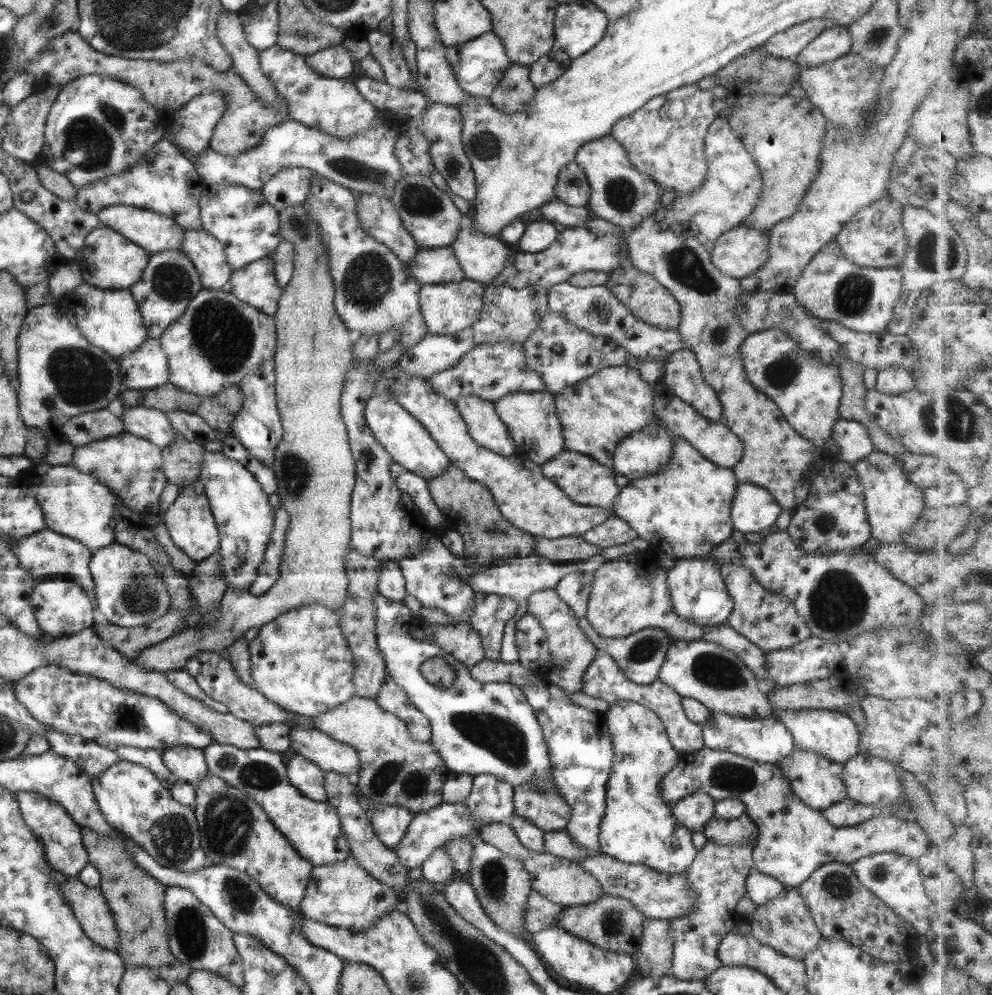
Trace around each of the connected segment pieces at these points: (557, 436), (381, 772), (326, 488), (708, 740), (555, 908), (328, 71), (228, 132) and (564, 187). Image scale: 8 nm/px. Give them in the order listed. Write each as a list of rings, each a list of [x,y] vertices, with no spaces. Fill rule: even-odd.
[[[546,390],[508,393],[494,402],[494,406],[514,440],[516,457],[543,465],[566,451],[562,425],[556,412],[555,395],[552,393]]]
[[[354,696],[348,702],[315,716],[314,728],[336,742],[356,749],[360,761],[358,784],[369,819],[380,804],[402,806],[413,816],[436,807],[443,784],[450,775],[443,758],[431,742],[414,740],[407,724],[380,708],[374,699]]]
[[[294,204],[281,210],[280,215],[280,230],[281,235],[284,239],[289,240],[292,246],[295,248],[295,259],[294,259],[294,272],[291,278],[291,281],[283,288],[283,293],[278,302],[278,309],[276,315],[273,317],[276,324],[277,331],[277,348],[275,352],[275,395],[277,400],[277,409],[279,410],[279,415],[281,418],[281,423],[283,426],[283,438],[280,440],[280,444],[275,451],[275,457],[272,462],[272,469],[275,472],[276,480],[278,481],[277,494],[280,497],[281,506],[285,508],[286,512],[289,514],[289,529],[287,536],[285,537],[285,549],[284,554],[281,557],[281,569],[280,569],[280,579],[268,589],[268,592],[264,593],[262,596],[254,596],[250,594],[249,590],[232,590],[227,589],[222,597],[222,600],[219,604],[219,613],[215,618],[215,621],[212,624],[209,624],[205,627],[186,627],[183,630],[180,630],[174,636],[163,640],[158,644],[154,644],[145,648],[137,658],[132,658],[131,661],[141,667],[149,668],[155,671],[160,671],[161,673],[166,673],[170,670],[180,670],[181,668],[187,667],[187,662],[191,660],[193,656],[200,654],[201,652],[216,652],[222,653],[226,648],[228,648],[235,640],[238,640],[244,635],[246,630],[250,630],[251,627],[262,627],[269,622],[272,622],[276,617],[282,615],[284,612],[300,608],[301,606],[311,605],[311,604],[323,604],[328,608],[331,608],[331,611],[334,611],[337,614],[337,619],[341,618],[340,607],[343,607],[344,600],[347,599],[347,587],[348,587],[348,575],[346,575],[345,567],[345,556],[347,552],[352,549],[350,544],[351,539],[351,520],[350,520],[350,505],[352,493],[354,492],[355,482],[356,482],[356,471],[355,471],[355,460],[350,448],[347,428],[344,424],[342,413],[341,413],[341,398],[343,390],[345,389],[344,381],[346,381],[346,375],[352,371],[354,367],[354,359],[352,350],[352,342],[354,342],[355,335],[352,332],[348,331],[345,324],[342,323],[340,316],[334,306],[334,285],[332,277],[330,276],[330,271],[328,270],[328,257],[327,252],[323,244],[321,244],[321,238],[317,231],[316,223],[311,219],[311,216],[307,213],[305,206],[303,204]]]
[[[711,712],[706,724],[702,725],[704,746],[715,751],[755,760],[761,764],[779,764],[795,750],[792,734],[776,716],[752,720],[751,718],[729,715],[724,712]]]
[[[532,889],[527,898],[526,912],[524,912],[524,929],[534,934],[541,929],[554,927],[563,910],[564,906],[550,902],[538,891]]]
[[[342,45],[305,55],[307,65],[322,76],[344,79],[354,70],[354,61]]]
[[[73,30],[49,40],[42,55],[32,59],[25,68],[34,79],[32,95],[52,90],[57,86],[61,89],[71,80],[86,74],[100,74],[111,76],[138,88],[148,105],[154,107],[160,116],[169,115],[170,119],[176,112],[184,109],[191,98],[200,93],[220,93],[224,98],[226,109],[217,123],[216,132],[213,133],[209,146],[223,155],[236,156],[252,148],[258,144],[261,134],[265,133],[267,128],[275,127],[279,122],[289,118],[287,108],[269,108],[262,101],[258,101],[256,94],[234,71],[218,72],[210,68],[203,60],[198,60],[193,56],[172,62],[130,60],[110,56],[94,50]]]
[[[576,161],[561,168],[555,186],[556,197],[568,206],[584,207],[590,195],[590,185]]]

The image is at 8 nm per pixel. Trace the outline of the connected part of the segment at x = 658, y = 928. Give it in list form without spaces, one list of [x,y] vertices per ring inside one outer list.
[[[644,920],[644,932],[637,948],[639,974],[658,979],[670,974],[673,957],[673,940],[670,922]]]

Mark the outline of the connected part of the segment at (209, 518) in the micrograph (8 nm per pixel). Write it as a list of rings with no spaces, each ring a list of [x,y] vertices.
[[[198,480],[182,487],[175,503],[163,514],[163,522],[176,546],[200,563],[219,551],[220,535],[204,485]]]

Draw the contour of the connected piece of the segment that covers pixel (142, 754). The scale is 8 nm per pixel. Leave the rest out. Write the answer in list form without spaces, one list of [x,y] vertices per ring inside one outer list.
[[[119,746],[116,748],[116,752],[120,755],[121,760],[134,761],[151,770],[163,784],[164,789],[168,791],[178,782],[177,777],[170,772],[164,762],[163,751]]]

